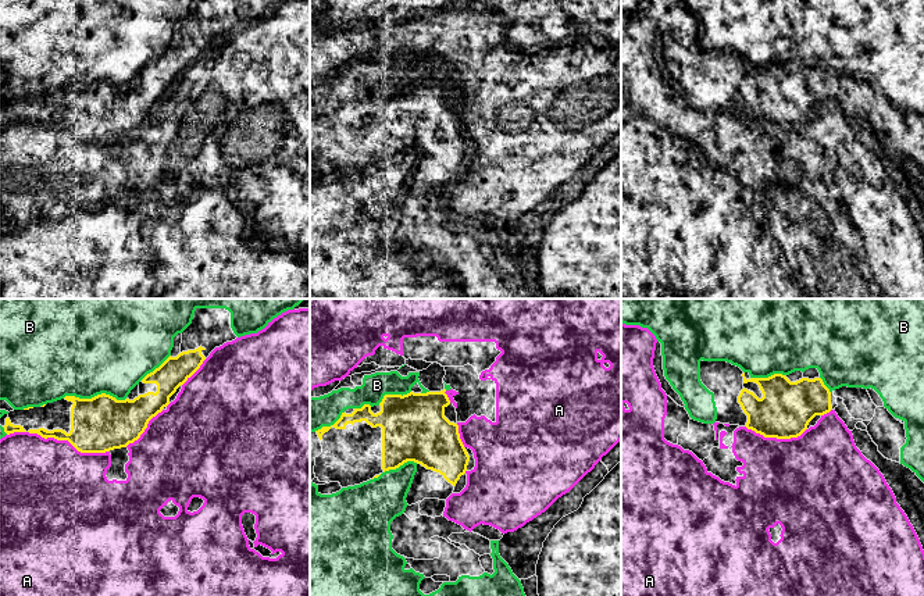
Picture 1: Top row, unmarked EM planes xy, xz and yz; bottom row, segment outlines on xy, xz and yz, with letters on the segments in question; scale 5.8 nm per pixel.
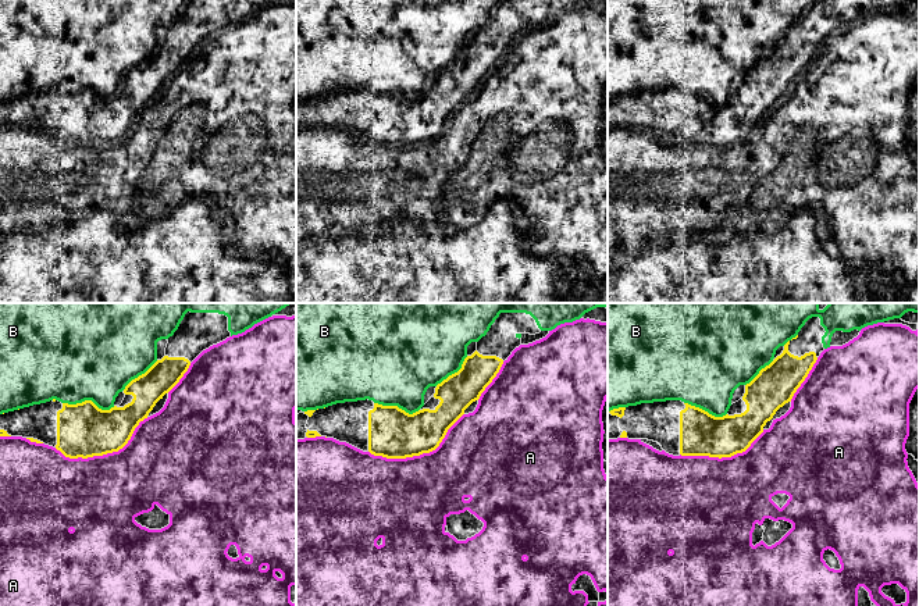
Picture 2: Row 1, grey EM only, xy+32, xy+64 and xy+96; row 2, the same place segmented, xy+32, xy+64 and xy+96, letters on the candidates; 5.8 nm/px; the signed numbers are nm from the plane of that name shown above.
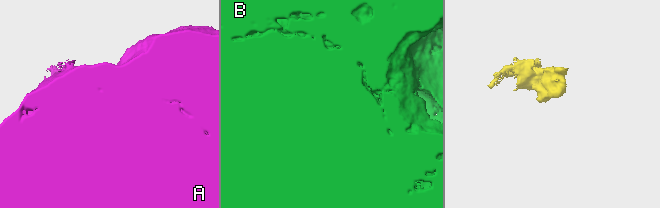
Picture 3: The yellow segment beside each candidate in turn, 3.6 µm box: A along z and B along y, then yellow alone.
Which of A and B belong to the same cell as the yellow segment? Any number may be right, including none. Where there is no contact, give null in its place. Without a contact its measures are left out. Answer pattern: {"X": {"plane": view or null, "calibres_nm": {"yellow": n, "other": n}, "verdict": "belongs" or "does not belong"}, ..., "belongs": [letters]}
{"A": {"plane": "xy", "calibres_nm": {"yellow": 320, "other": 460}, "verdict": "does not belong"}, "B": {"plane": "xy", "calibres_nm": {"yellow": 320, "other": 500}, "verdict": "belongs"}, "belongs": ["B"]}

